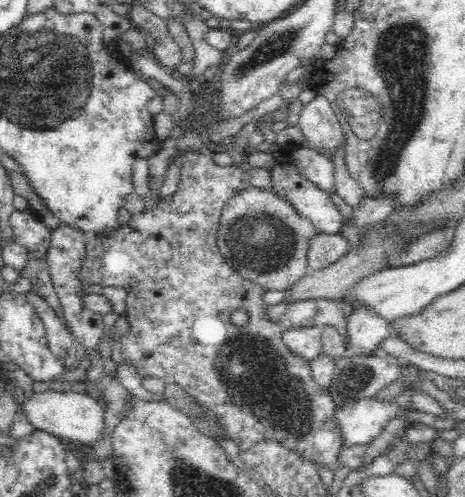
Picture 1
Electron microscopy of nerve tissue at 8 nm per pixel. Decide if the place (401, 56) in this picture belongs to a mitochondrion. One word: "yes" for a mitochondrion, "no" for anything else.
yes

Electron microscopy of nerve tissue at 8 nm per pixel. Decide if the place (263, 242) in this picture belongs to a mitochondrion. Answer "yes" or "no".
yes

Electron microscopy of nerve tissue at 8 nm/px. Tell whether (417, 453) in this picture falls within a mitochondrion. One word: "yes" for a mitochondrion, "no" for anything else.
no

